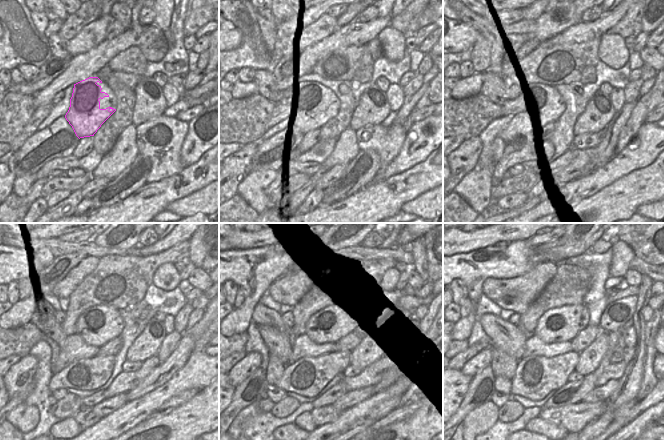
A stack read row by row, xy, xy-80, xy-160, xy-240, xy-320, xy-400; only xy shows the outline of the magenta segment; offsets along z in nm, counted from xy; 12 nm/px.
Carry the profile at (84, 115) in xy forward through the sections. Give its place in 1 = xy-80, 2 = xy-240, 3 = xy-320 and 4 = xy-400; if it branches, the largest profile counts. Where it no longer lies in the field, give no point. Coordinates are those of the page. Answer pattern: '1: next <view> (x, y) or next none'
1: next xy-80 (310, 113)
2: next xy-240 (98, 325)
3: next xy-320 (330, 324)
4: next xy-400 (563, 323)

